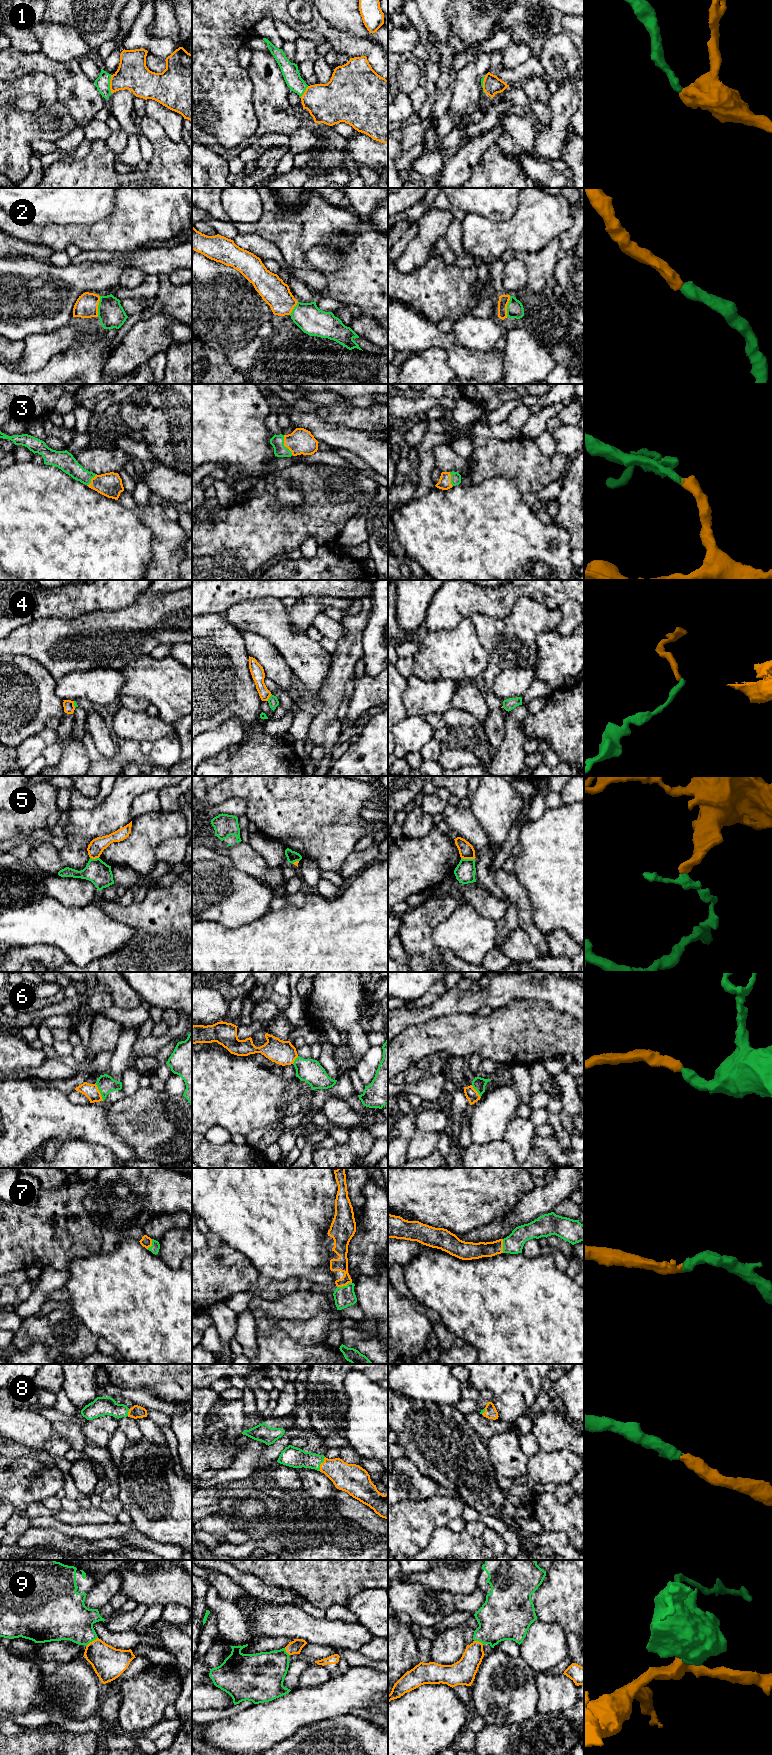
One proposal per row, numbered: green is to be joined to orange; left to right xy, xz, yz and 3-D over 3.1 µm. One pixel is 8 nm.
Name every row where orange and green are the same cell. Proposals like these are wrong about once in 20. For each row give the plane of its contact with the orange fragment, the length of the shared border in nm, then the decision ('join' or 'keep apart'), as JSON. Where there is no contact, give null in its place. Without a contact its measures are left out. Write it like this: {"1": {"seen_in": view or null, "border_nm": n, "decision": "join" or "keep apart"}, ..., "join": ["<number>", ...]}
{"1": {"seen_in": "xy", "border_nm": 150, "decision": "join"}, "2": {"seen_in": "xy", "border_nm": 170, "decision": "join"}, "3": {"seen_in": "xz", "border_nm": 180, "decision": "join"}, "4": {"seen_in": "xz", "border_nm": 70, "decision": "keep apart"}, "5": {"seen_in": "yz", "border_nm": 110, "decision": "keep apart"}, "6": {"seen_in": "xy", "border_nm": 160, "decision": "join"}, "7": {"seen_in": "xz", "border_nm": 130, "decision": "join"}, "8": {"seen_in": "xz", "border_nm": 130, "decision": "join"}, "9": {"seen_in": "xy", "border_nm": 120, "decision": "join"}, "join": ["1", "2", "3", "6", "7", "8", "9"]}

